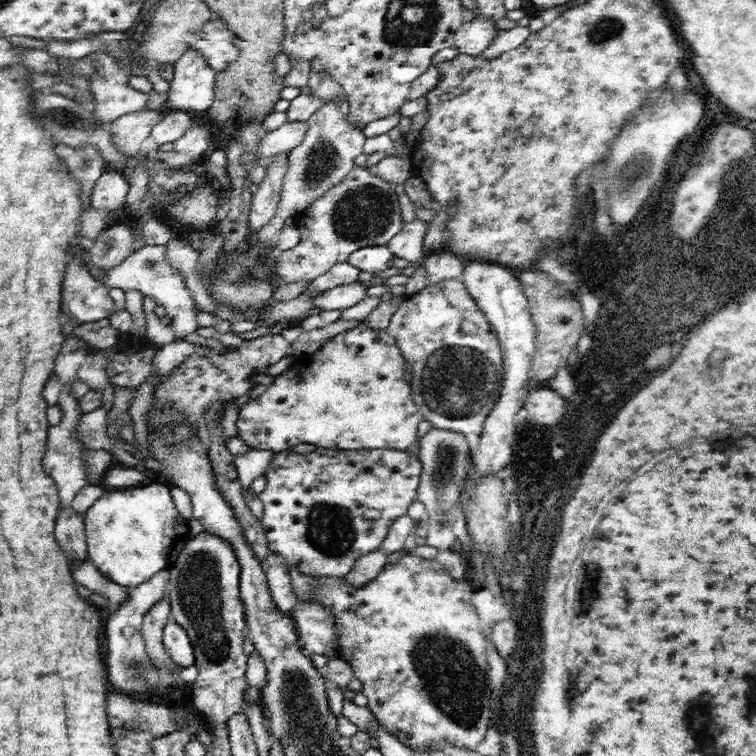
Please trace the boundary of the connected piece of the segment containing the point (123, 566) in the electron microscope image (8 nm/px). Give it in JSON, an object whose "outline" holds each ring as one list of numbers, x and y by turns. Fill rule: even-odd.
{"outline":[[162,479,137,487,105,487,103,495,85,512,84,517,89,560,103,576,125,587,136,588,150,580,157,572,169,570,192,537,189,519,179,513,170,485]]}

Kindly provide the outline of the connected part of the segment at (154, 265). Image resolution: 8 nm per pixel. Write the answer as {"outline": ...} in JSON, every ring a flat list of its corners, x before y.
{"outline":[[163,244,145,245,131,253,120,266,114,267,107,275,107,285,110,288,118,287,122,290,135,288,141,290,143,294,149,294,158,305,164,306,166,315,170,318,170,328,176,339,188,338,190,334,194,334,200,328,198,325,198,309,191,290,182,282,180,275,166,265]]}

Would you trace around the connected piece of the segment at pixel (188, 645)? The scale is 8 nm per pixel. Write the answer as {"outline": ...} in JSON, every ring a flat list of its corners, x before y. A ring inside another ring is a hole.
{"outline":[[168,623,164,629,164,644,172,660,185,668,196,664,195,648,188,634,178,623]]}

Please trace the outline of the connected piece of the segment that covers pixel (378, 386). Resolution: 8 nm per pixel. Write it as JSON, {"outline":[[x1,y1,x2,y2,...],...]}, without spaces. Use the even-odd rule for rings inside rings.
{"outline":[[362,324,342,333,324,344,318,352,302,358,293,374,277,376,273,385,258,400,248,402,239,412,238,435,253,450,272,450,276,454,288,452,299,443,312,444,324,450,380,448,406,451,416,439,423,415,413,402,410,386,405,383,402,371,404,360,388,332,378,334]]}

